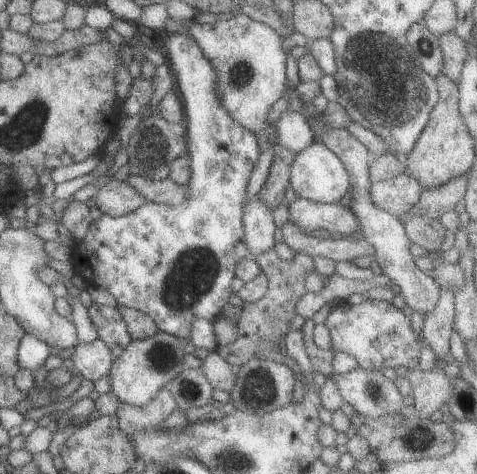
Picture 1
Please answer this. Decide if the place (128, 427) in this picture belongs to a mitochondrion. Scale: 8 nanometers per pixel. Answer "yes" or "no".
no

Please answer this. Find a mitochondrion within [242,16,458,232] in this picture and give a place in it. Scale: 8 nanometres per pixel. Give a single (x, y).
(381, 83)

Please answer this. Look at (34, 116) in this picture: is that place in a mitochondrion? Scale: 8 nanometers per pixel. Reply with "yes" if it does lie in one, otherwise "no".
yes

